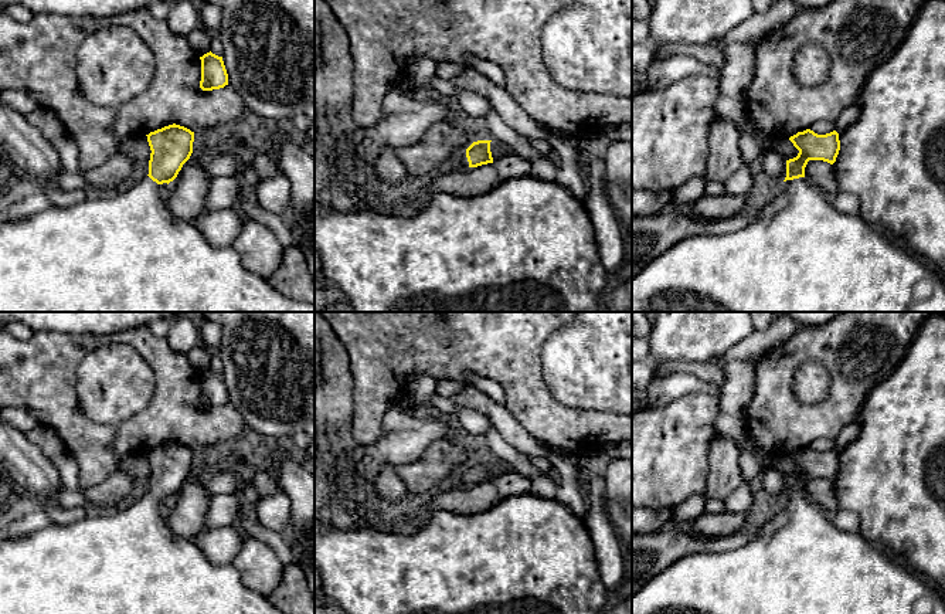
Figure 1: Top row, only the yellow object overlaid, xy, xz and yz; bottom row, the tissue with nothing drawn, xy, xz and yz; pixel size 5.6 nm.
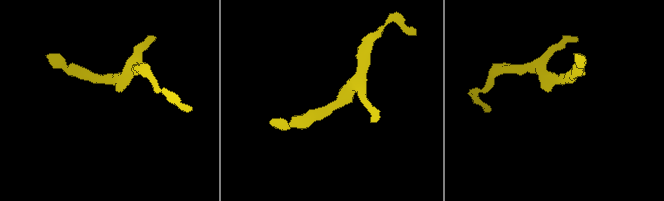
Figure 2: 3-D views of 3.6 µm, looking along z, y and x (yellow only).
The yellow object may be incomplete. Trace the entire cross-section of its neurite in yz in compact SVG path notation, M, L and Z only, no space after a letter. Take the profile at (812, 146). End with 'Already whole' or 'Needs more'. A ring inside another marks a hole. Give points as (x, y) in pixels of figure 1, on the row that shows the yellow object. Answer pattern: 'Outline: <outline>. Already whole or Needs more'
Outline: M810 129L798 132L789 140L799 150L798 156L786 160L786 177L761 199L761 213L747 227L734 233L714 235L701 234L686 237L659 258L650 261L632 278L632 312L945 312L945 282L939 272L929 267L901 242L894 242L890 235L867 224L859 214L850 216L839 211L825 197L825 193L805 179L805 167L809 160L836 162L840 150L836 130L817 135Z. Needs more

